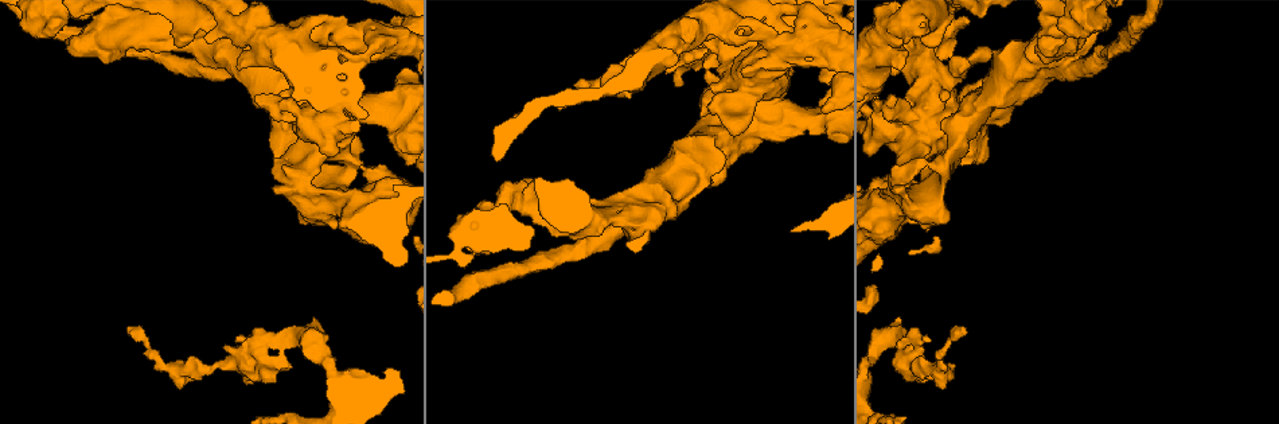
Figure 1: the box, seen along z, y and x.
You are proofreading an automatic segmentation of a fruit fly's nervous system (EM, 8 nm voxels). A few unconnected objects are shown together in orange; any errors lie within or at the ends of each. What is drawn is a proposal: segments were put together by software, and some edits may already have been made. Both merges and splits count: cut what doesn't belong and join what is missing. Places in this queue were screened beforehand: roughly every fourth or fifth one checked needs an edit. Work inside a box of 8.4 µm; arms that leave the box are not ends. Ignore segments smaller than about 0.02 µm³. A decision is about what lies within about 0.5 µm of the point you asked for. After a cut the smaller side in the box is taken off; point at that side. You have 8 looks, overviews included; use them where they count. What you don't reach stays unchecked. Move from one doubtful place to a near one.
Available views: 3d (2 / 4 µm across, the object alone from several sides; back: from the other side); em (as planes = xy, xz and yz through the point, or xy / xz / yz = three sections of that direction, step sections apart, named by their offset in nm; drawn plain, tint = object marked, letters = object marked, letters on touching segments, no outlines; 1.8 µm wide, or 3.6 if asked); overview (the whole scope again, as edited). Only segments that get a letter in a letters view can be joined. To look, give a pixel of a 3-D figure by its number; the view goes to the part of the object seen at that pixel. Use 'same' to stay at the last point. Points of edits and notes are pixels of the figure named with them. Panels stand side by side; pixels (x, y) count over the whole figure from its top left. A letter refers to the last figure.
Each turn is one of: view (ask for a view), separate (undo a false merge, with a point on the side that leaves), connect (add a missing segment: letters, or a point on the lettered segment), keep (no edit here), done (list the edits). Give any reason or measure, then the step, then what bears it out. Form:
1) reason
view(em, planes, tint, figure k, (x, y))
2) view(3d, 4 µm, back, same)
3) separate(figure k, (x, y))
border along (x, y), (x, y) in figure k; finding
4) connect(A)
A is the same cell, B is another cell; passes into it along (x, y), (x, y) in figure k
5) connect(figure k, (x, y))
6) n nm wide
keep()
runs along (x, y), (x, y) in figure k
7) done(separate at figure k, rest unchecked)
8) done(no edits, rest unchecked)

an open end
view(3d, 4 µm, figure 1, (286, 367))

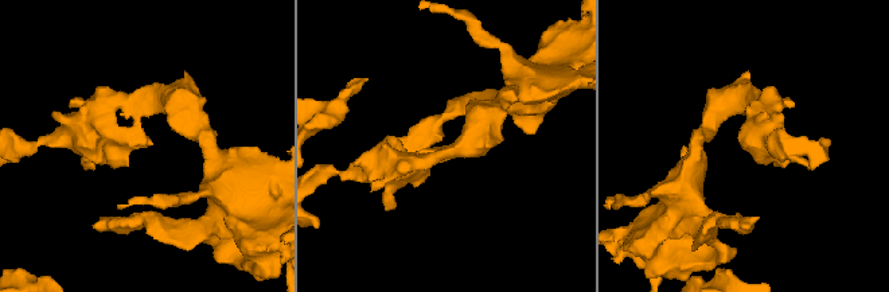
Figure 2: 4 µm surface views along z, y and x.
now the EM
view(em, planes, letters, figure 2, (445, 159))

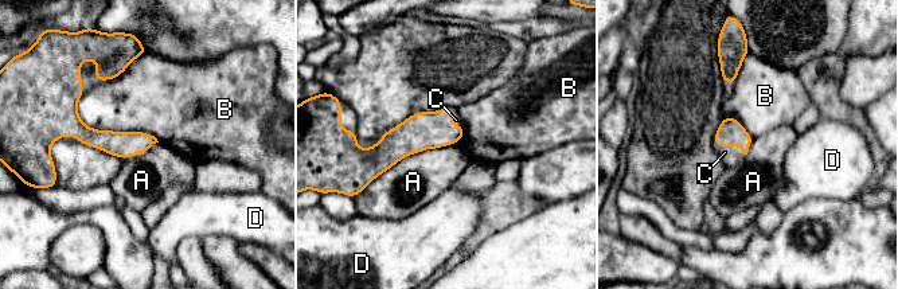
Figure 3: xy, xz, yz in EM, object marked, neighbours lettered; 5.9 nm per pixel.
connect(C)
C is the same cell, A, B and D are other cells; passes into it along (730, 133), (731, 145), (731, 156) in figure 3; it goes on there

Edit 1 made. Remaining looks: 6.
abrupt turn
view(3d, 4 µm, figure 1, (912, 127))

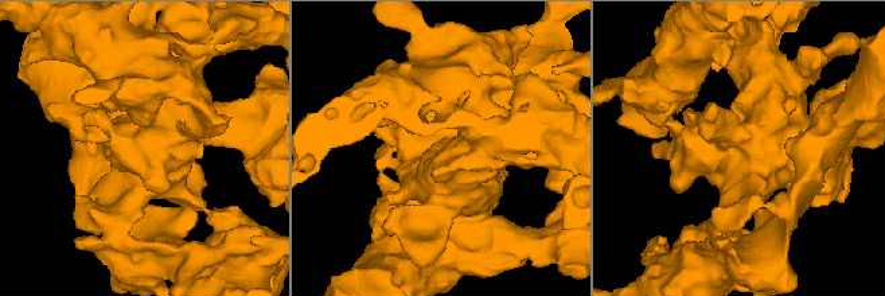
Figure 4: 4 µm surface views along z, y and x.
shape alone is not enough
view(em, 3.6 µm, planes, letters, figure 4, (743, 149))

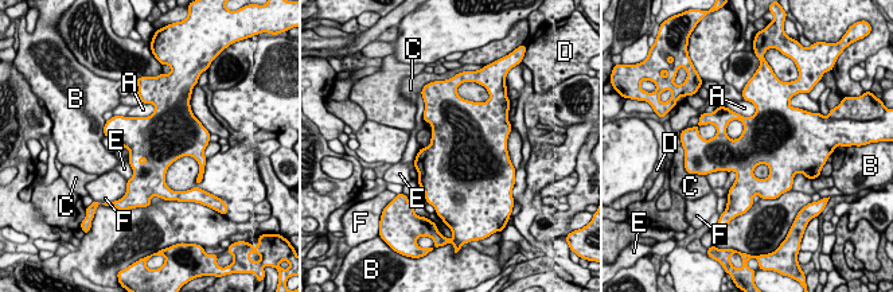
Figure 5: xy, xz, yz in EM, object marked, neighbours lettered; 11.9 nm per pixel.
keep()
A, B, C, D, E and F are other cells; border along (127, 162), (132, 170), (128, 180) in figure 5; one neuron here

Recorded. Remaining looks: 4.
a narrow waist
view(em, planes, letters, figure 1, (738, 138))

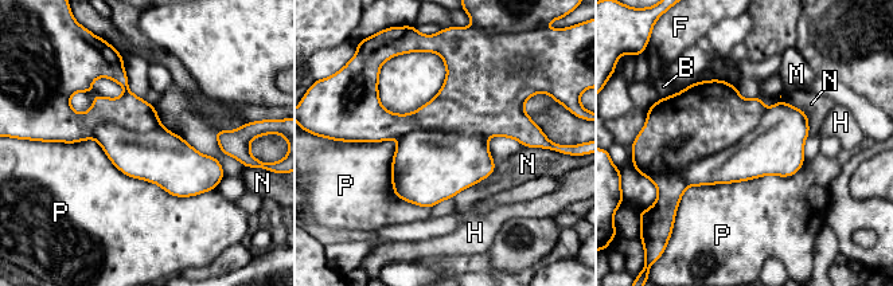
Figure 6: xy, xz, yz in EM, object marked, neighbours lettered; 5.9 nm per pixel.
400 nm wide
separate(figure 6, (760, 152))
B, F, H, M, N and P are other cells; border along (767, 109), (686, 185) in figure 6; a second neuron is stuck on

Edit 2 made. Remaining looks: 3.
sharp bend
view(3d, 2 µm, figure 1, (940, 32))

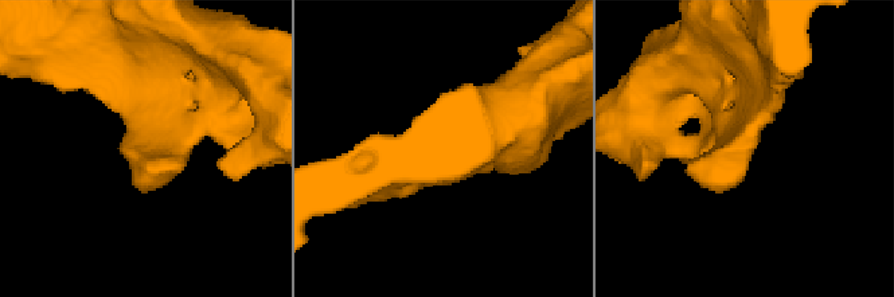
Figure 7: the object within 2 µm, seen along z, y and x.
view(em, xy, step 16, letters, figure 7, (155, 145))

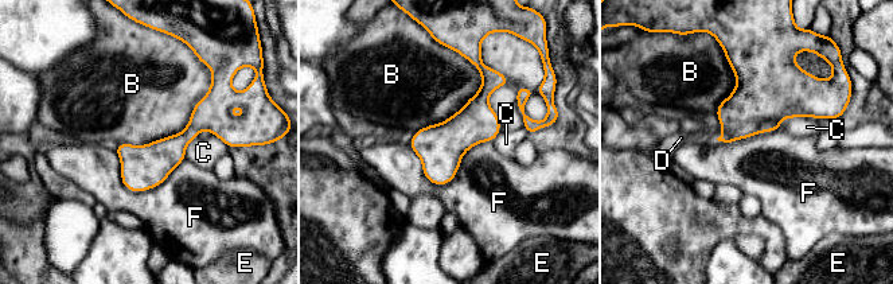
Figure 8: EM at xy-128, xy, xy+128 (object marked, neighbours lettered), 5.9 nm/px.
keep()
B, C, D, E and F are other cells; runs along (500, 78), (441, 151), (433, 179) in figure 8; continuous, no second neuron

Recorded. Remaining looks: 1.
done(connect at figure 3, separate at figure 6, rest unchecked)

